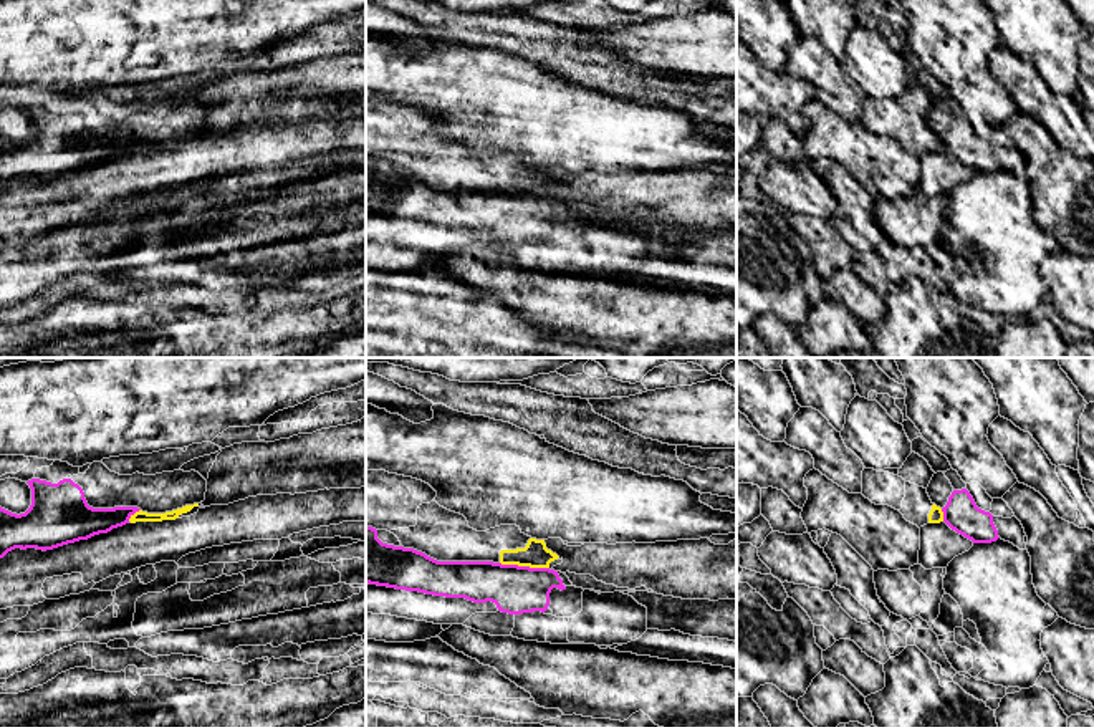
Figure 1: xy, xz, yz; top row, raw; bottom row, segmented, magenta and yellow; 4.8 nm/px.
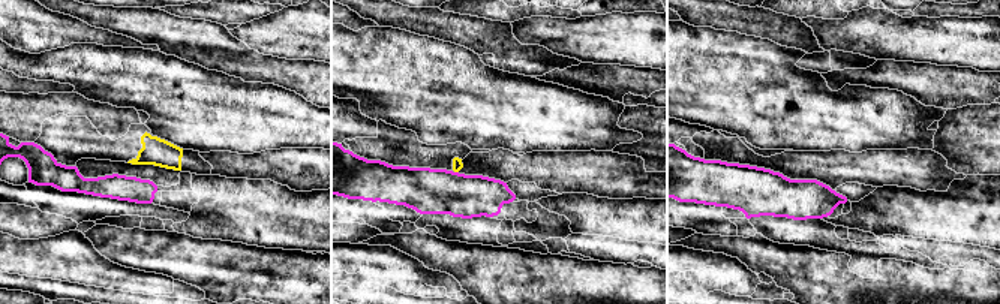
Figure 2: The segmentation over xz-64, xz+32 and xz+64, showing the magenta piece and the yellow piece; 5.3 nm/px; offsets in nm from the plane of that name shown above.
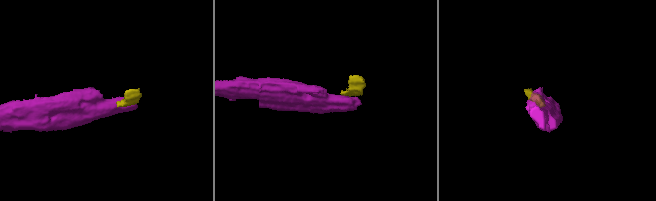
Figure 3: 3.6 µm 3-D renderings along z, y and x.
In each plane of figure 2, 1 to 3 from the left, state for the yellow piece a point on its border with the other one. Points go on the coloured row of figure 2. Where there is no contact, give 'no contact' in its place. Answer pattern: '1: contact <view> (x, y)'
1: no contact
2: contact xz+32 (456, 172)
3: no contact

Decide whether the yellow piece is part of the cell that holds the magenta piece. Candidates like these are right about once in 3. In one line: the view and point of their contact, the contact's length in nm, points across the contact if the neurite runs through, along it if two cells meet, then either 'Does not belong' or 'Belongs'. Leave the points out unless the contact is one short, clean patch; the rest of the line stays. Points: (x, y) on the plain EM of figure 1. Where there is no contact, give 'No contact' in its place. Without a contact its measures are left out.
Touches magenta at xz (525, 196). Shared border 240 nm. Boundary: xz (500, 191), (548, 197). Does not belong

